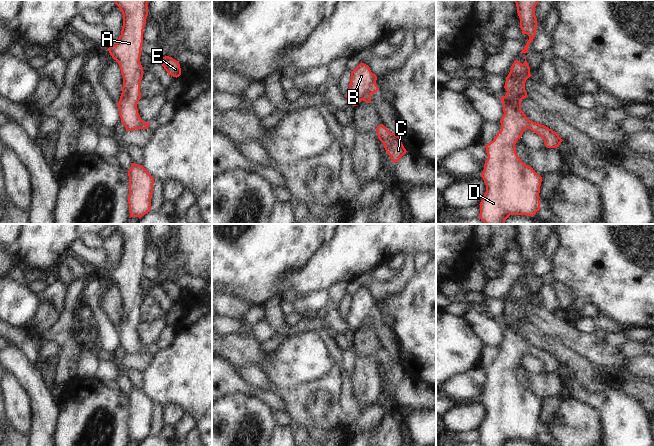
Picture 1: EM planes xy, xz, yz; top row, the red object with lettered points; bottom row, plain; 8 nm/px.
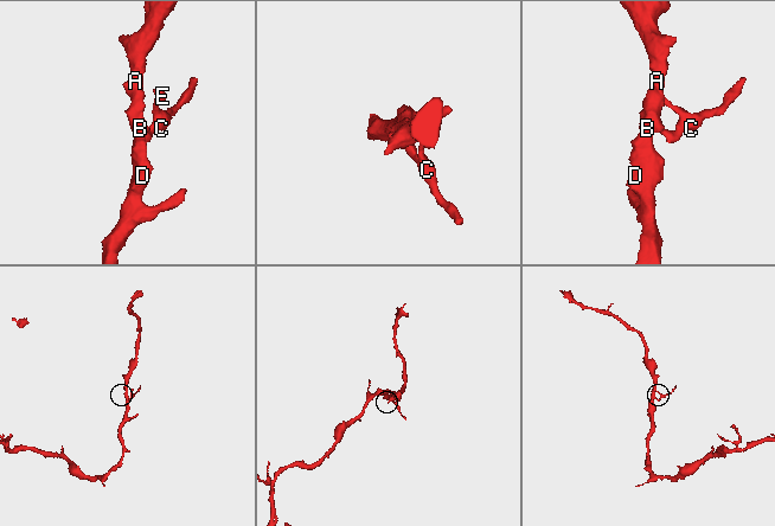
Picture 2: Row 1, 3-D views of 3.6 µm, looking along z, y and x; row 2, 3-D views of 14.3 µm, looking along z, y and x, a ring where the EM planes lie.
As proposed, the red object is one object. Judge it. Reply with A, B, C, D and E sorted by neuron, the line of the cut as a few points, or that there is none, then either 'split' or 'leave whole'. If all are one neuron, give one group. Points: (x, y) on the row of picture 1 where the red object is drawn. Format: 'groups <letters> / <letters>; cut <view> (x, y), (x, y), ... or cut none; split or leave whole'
groups A B D / C E; cut xz (371, 93), (366, 93), (362, 99); split

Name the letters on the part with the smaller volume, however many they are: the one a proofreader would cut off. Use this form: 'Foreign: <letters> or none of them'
Foreign: C, E

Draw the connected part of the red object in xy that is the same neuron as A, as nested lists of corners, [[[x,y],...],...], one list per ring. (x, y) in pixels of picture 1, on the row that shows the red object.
[[[115,0],[114,2],[122,12],[123,27],[117,43],[110,46],[107,50],[119,64],[123,76],[122,93],[117,104],[121,123],[126,127],[127,131],[133,131],[139,129],[144,122],[138,113],[137,103],[141,99],[140,86],[143,77],[143,67],[140,62],[140,56],[143,44],[143,30],[148,16],[147,5],[149,0]]]

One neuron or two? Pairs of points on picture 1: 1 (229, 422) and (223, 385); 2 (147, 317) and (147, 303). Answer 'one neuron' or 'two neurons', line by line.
1: two neurons
2: one neuron

